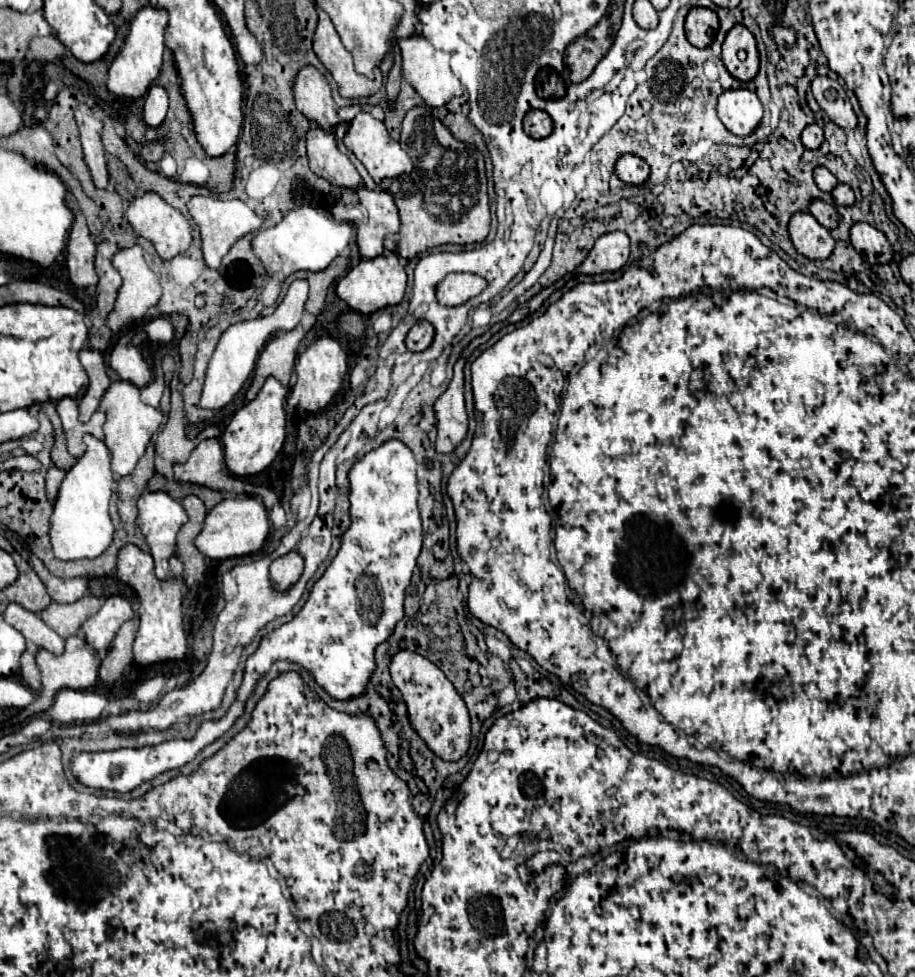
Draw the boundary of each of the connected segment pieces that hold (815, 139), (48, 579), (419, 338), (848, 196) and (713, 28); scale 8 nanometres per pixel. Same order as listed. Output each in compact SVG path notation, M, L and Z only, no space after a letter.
M809 124L803 132L801 132L801 142L805 144L805 148L809 150L817 150L823 142L823 128L819 128L817 124Z
M29 556L29 564L33 566L33 570L37 572L37 576L41 578L41 582L45 584L49 596L55 600L55 602L61 602L61 604L69 604L73 600L79 600L85 592L87 592L87 580L85 578L71 578L71 580L63 580L63 578L57 578L53 576L45 566L43 562L37 558L37 556Z
M421 320L409 330L405 344L411 352L423 352L433 344L433 338L435 338L435 328L427 320Z
M837 184L831 194L833 194L833 200L837 206L853 206L855 204L855 194L847 184Z
M691 8L685 20L687 40L697 48L707 48L713 44L719 30L719 18L709 8Z

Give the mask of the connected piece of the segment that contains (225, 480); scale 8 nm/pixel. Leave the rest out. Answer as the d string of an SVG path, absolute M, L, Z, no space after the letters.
M211 438L211 440L203 440L189 456L189 460L185 464L175 464L173 466L173 472L175 472L175 480L177 482L193 482L193 484L199 484L199 486L207 486L211 490L219 490L219 492L231 492L231 494L249 494L249 496L261 496L263 504L267 510L271 510L273 504L279 502L277 494L271 490L271 488L265 488L265 486L255 486L255 484L249 484L245 480L239 480L235 478L227 466L225 466L225 458L223 458L223 448L219 444L219 440Z

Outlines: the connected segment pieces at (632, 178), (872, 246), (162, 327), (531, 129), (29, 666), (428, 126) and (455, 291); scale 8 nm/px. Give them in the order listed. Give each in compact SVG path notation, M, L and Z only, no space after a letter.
M625 154L617 160L615 174L627 184L641 186L641 184L645 184L645 180L649 180L649 164L645 160L641 160L639 156Z
M857 222L851 228L851 244L867 258L869 264L889 264L893 260L893 248L883 232L865 222Z
M165 318L151 320L147 326L143 324L143 332L151 342L157 342L157 344L167 344L173 338L173 326Z
M531 110L525 116L523 126L525 126L525 134L527 136L533 136L535 140L547 138L553 132L553 122L551 122L549 114L547 112L541 112L541 110Z
M25 652L21 656L21 678L23 682L31 688L31 690L41 690L41 674L39 674L39 668L37 668L37 662L35 662L35 656Z
M411 108L407 112L399 144L413 160L413 172L379 184L395 198L399 208L401 240L397 242L397 254L411 260L441 244L483 242L491 224L483 154L473 144L457 140L427 108Z
M449 274L437 286L437 300L443 306L459 306L465 304L469 298L479 296L487 288L487 280L483 276L473 274Z

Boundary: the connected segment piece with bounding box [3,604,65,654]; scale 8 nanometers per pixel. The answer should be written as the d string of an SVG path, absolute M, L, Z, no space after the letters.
M9 604L3 618L15 628L19 630L25 640L33 642L37 648L43 648L43 650L49 650L53 654L61 654L63 652L63 646L65 646L65 640L55 632L51 630L39 614L33 614L25 608L21 608L19 604Z

